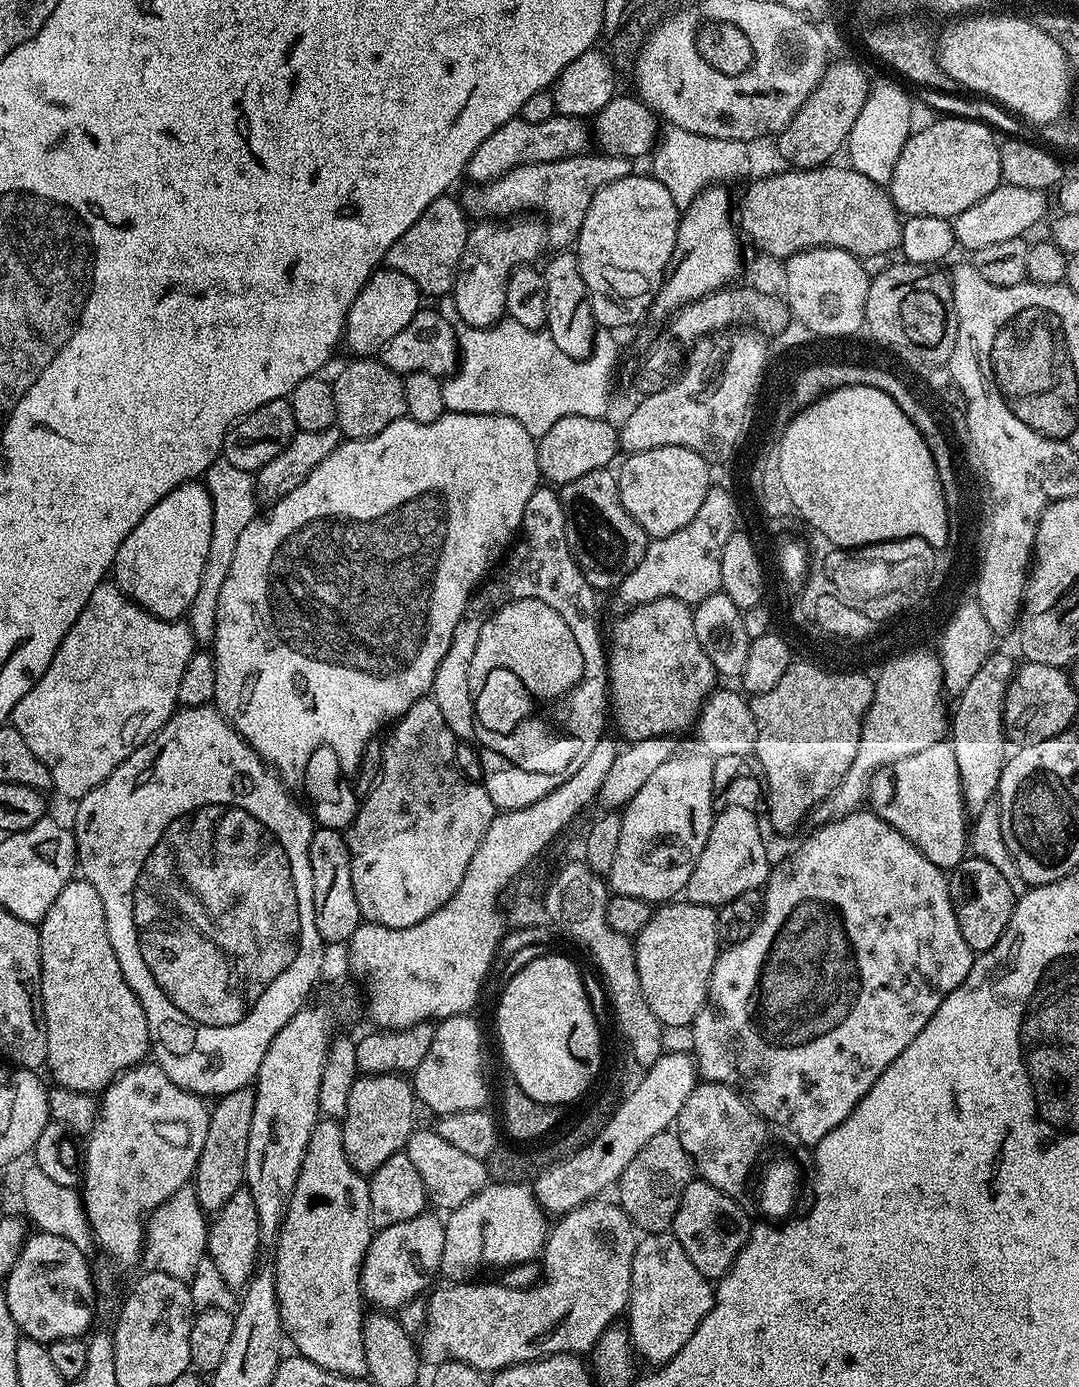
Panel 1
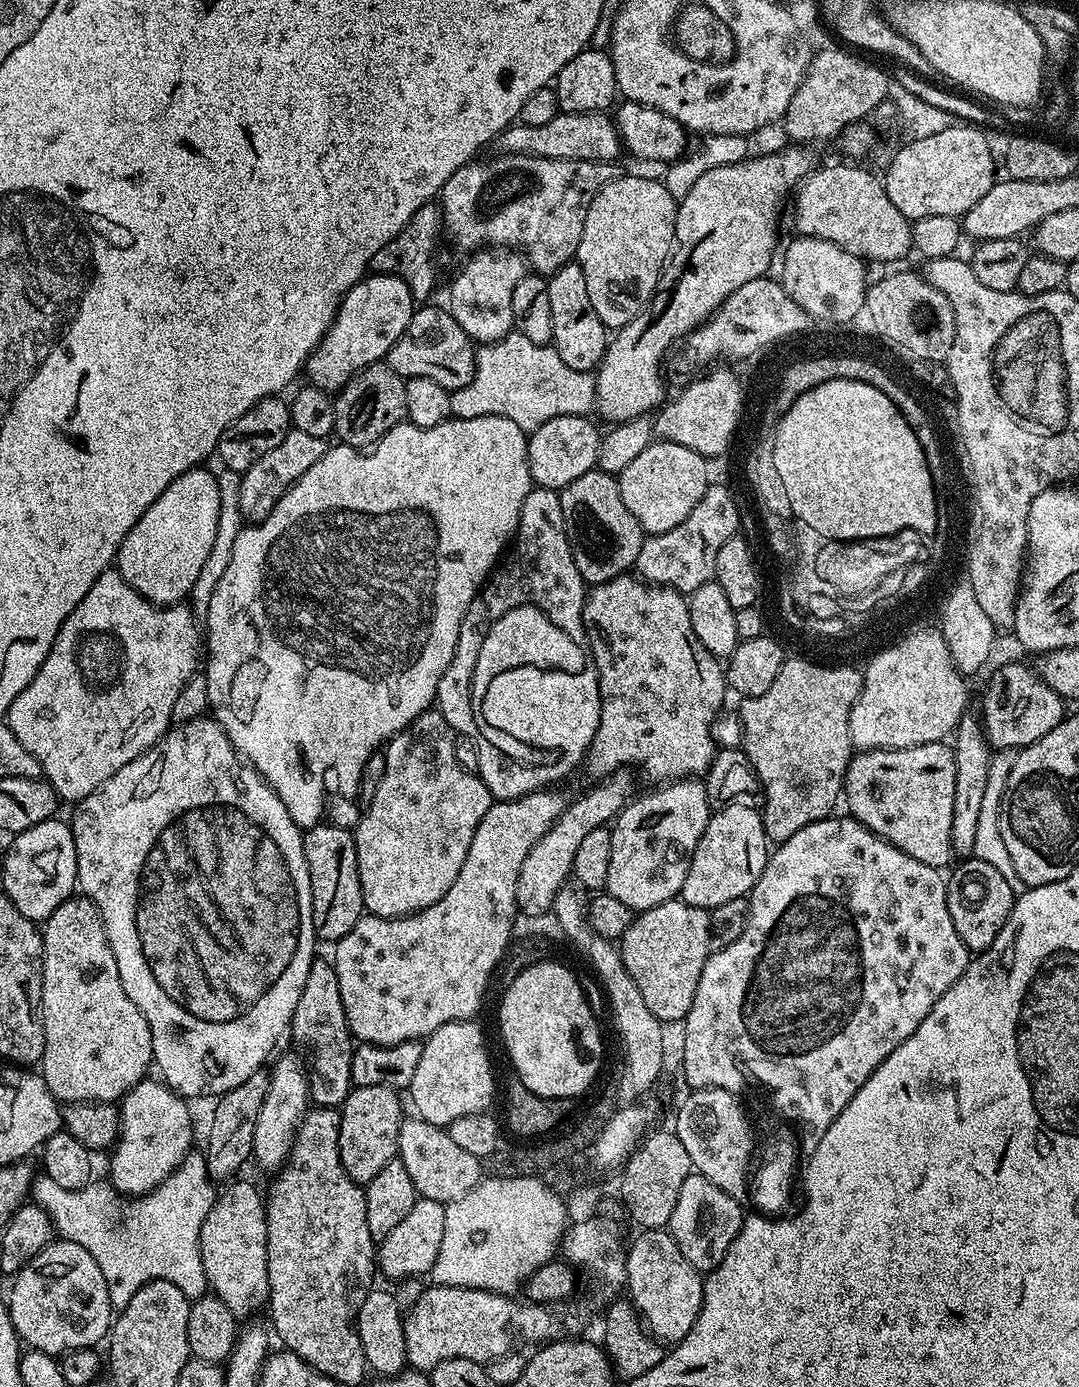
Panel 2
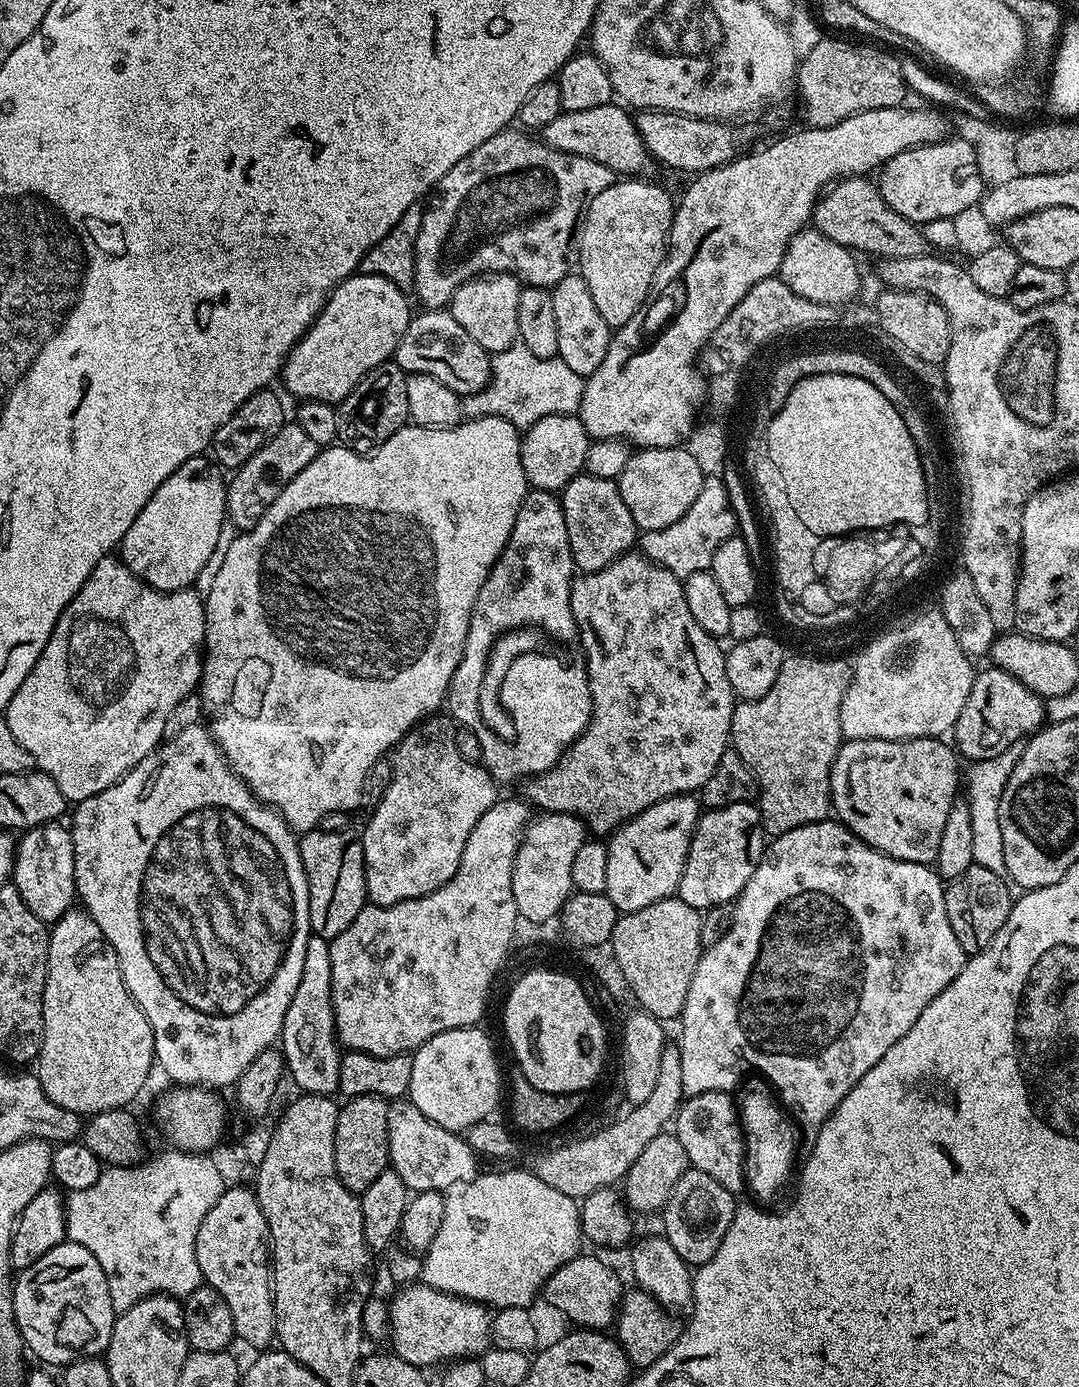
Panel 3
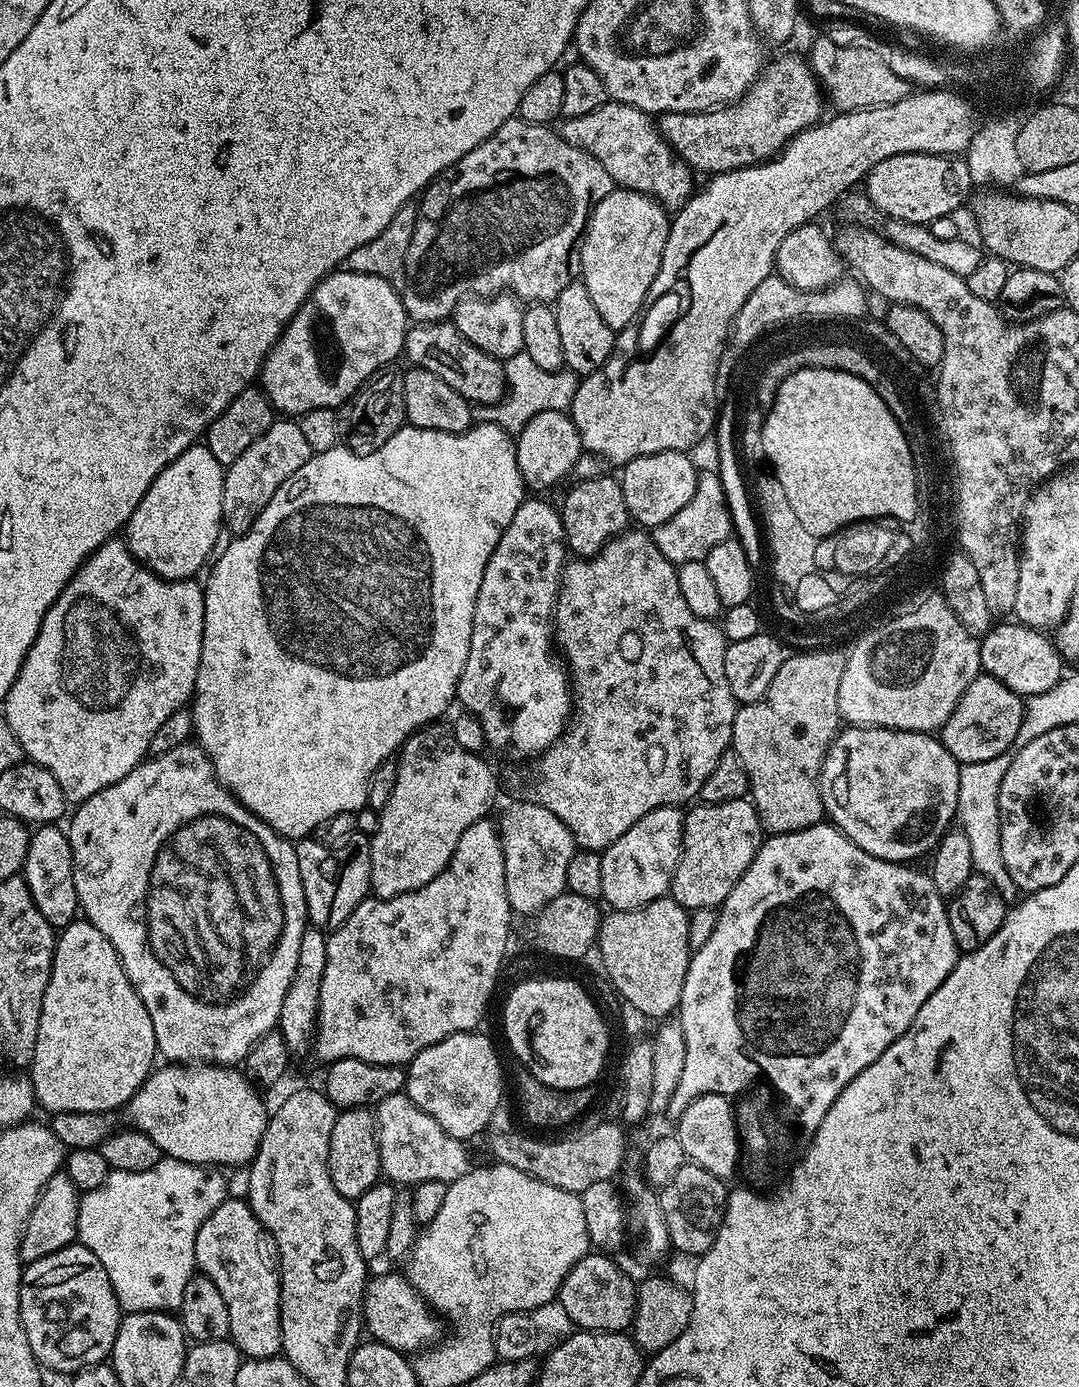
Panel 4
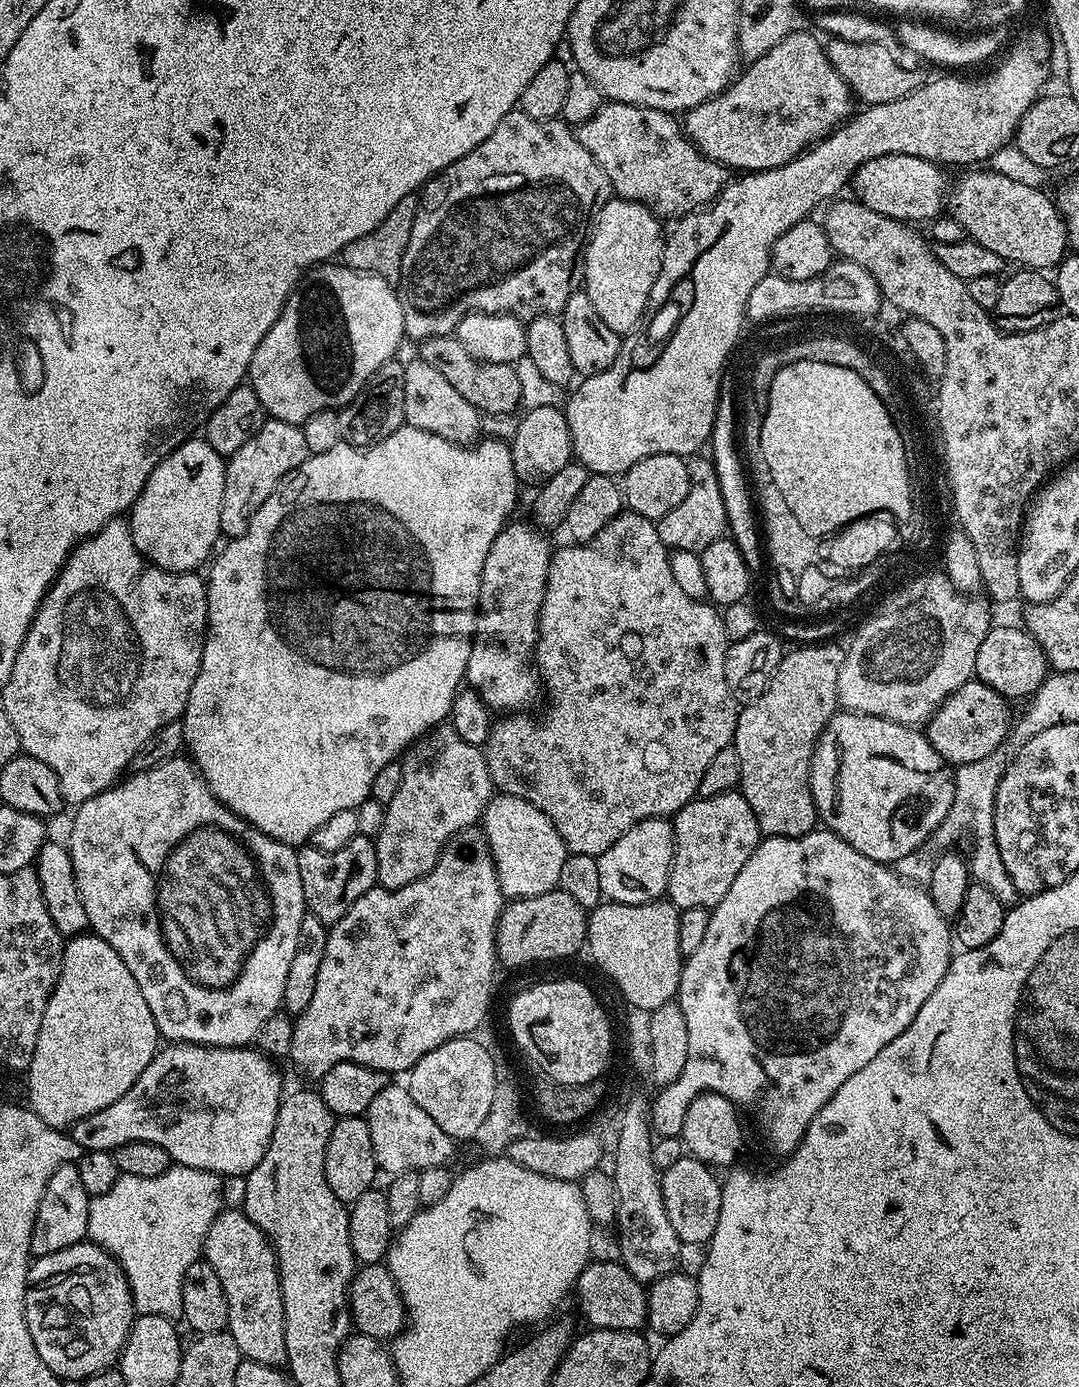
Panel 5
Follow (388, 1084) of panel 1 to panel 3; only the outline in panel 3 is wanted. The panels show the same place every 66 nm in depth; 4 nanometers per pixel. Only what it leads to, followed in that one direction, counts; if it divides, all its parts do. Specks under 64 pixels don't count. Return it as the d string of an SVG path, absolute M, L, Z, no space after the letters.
M353 1096L343 1101L338 1114L338 1126L334 1126L334 1170L346 1186L346 1190L362 1193L366 1186L374 1183L378 1174L389 1171L388 1163L388 1105L389 1101L381 1096Z

